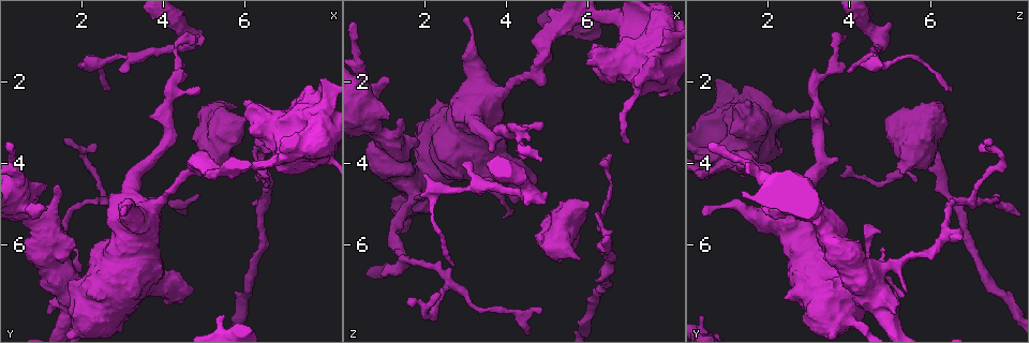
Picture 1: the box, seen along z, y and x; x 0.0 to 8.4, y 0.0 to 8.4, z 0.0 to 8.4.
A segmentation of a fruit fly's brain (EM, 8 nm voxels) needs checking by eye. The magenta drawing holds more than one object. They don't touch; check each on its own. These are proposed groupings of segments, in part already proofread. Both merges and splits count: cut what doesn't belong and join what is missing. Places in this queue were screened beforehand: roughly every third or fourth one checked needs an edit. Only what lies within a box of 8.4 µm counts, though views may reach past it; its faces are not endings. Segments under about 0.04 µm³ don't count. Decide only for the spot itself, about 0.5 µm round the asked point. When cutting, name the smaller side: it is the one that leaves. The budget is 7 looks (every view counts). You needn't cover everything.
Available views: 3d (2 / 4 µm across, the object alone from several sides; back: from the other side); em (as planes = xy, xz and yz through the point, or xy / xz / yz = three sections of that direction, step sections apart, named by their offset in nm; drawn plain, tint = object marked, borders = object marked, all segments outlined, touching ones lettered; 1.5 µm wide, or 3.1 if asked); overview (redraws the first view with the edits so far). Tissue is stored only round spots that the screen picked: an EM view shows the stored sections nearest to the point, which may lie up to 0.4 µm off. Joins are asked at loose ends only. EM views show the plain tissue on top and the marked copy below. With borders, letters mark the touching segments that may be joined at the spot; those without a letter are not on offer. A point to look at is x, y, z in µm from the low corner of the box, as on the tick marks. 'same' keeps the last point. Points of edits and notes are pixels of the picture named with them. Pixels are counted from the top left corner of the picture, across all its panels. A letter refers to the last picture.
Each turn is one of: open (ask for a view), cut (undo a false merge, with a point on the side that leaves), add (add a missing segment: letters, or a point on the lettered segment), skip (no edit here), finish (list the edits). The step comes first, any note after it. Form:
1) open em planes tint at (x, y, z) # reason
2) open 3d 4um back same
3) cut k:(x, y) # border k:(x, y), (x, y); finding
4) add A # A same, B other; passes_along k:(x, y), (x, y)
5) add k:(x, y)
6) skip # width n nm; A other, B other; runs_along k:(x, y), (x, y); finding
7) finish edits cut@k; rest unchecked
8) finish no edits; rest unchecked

open 3d 4um at (2.70, 2.15, 6.55) # end of a long branch

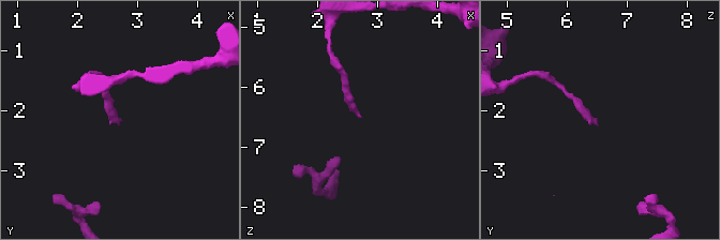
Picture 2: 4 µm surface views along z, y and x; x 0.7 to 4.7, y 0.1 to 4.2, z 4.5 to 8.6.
open em planes borders at (2.70, 2.15, 6.50)

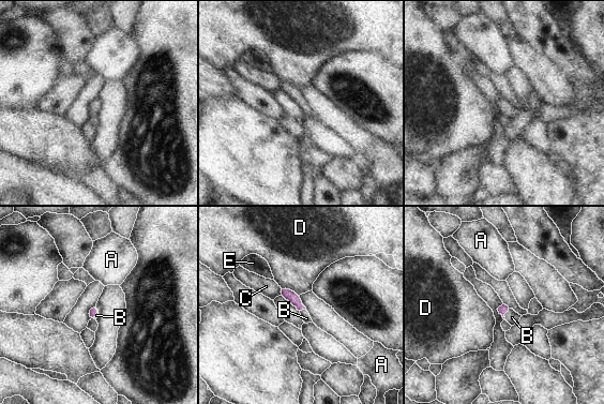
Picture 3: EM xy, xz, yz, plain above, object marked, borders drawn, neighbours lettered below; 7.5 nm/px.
add B # width 70 nm; A other, B same, C other, D other, E other; passes_along 3:(503, 309), (504, 313), (512, 317); the neuron continues

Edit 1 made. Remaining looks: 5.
open em xz step 4 borders at (1.40, 4.55, 2.95) # branch stops here

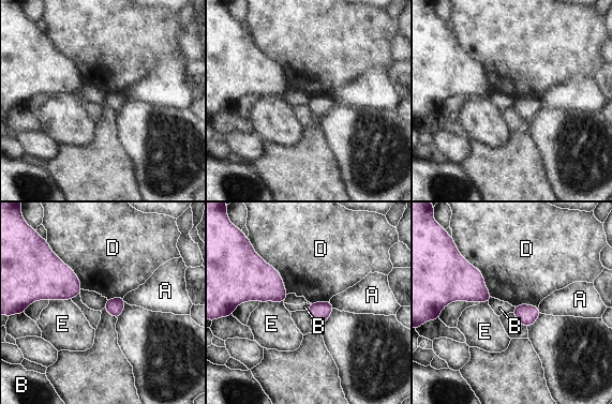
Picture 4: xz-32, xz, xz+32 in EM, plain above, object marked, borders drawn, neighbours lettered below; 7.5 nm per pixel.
open em planes borders same # cut it another way

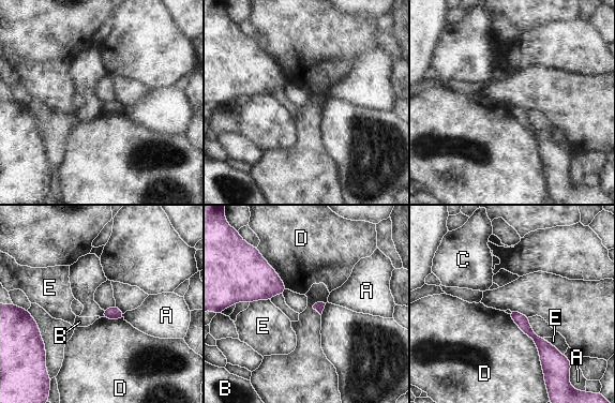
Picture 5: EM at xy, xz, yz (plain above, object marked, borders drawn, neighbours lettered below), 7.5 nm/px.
skip # longest_contact D 550 nm; A other, B other, C other, D other, E other; none of them fits

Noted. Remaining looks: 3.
open em xy step 8 borders at (1.70, 6.75, 4.65)

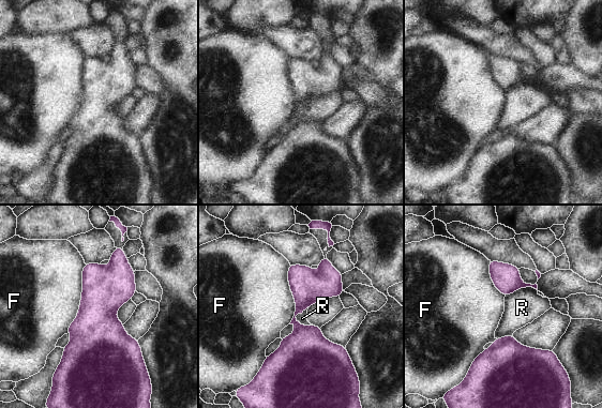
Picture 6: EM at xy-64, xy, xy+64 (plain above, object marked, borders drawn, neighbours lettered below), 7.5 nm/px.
skip # longest_contact F 550 nm; F other, R other; continuous, no second neuron

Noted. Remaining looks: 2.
finish edits add@3; rest unchecked

